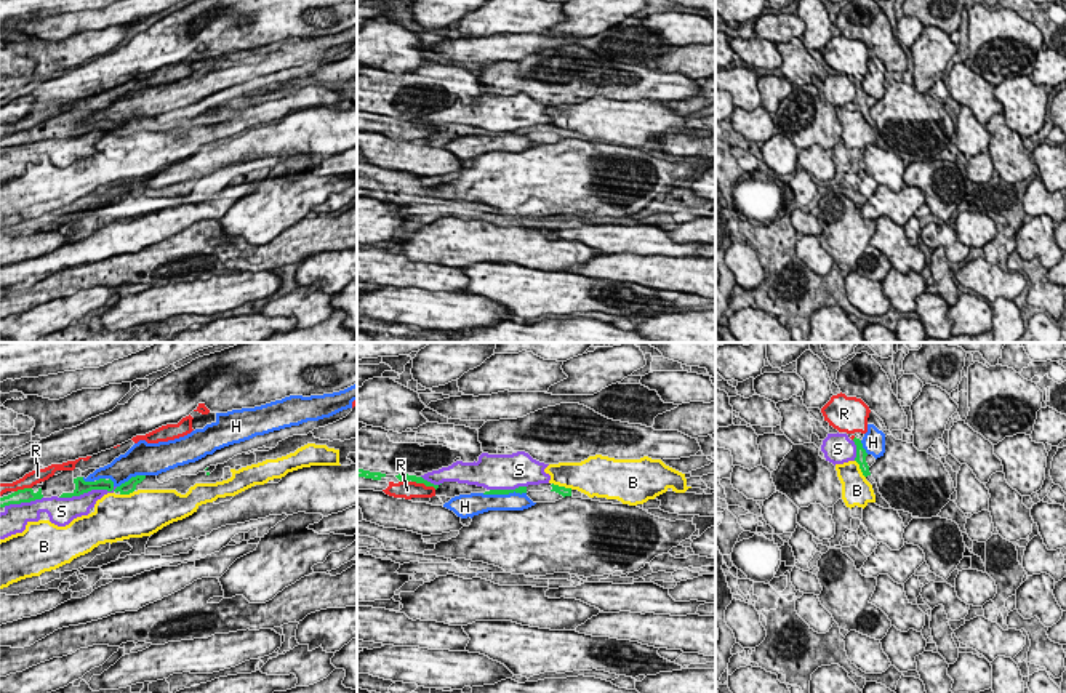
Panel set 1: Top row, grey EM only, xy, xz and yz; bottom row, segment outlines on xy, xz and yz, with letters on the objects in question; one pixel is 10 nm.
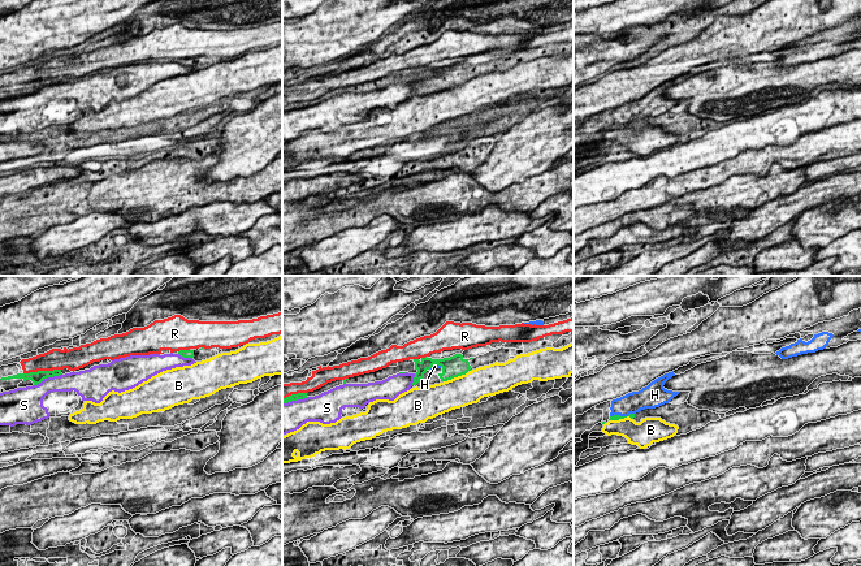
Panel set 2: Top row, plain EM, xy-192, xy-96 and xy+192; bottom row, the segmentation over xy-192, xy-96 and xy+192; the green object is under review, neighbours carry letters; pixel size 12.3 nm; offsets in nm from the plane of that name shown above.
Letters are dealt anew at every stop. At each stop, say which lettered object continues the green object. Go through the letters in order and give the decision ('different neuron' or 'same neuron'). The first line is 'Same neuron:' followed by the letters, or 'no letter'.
Same neuron: R
B: different neuron
H: different neuron
R: same neuron
S: different neuron

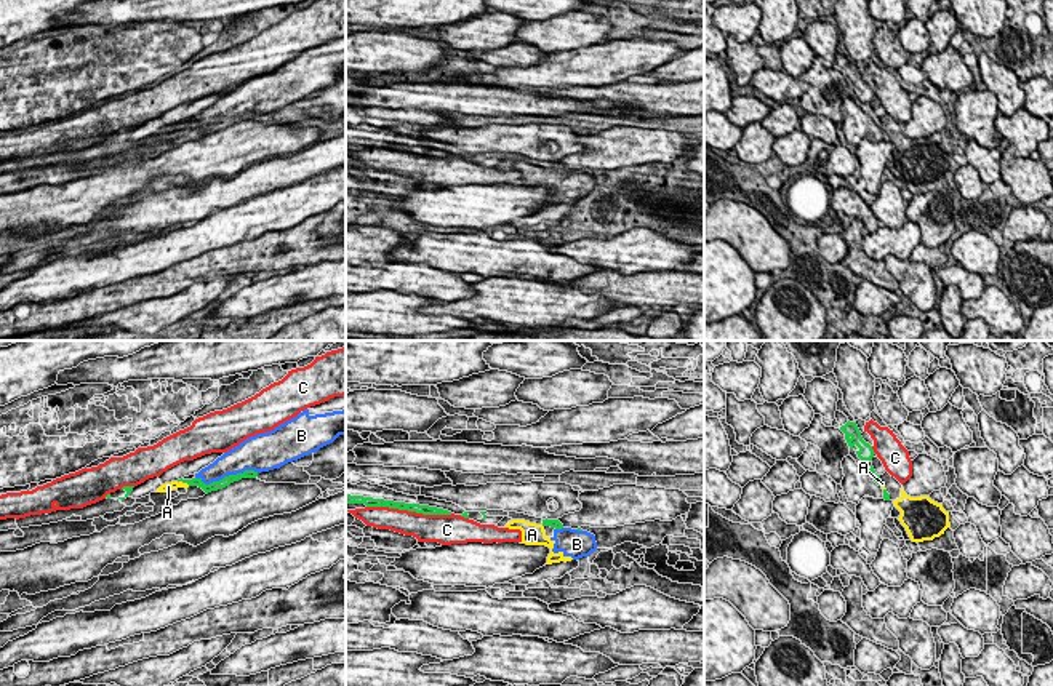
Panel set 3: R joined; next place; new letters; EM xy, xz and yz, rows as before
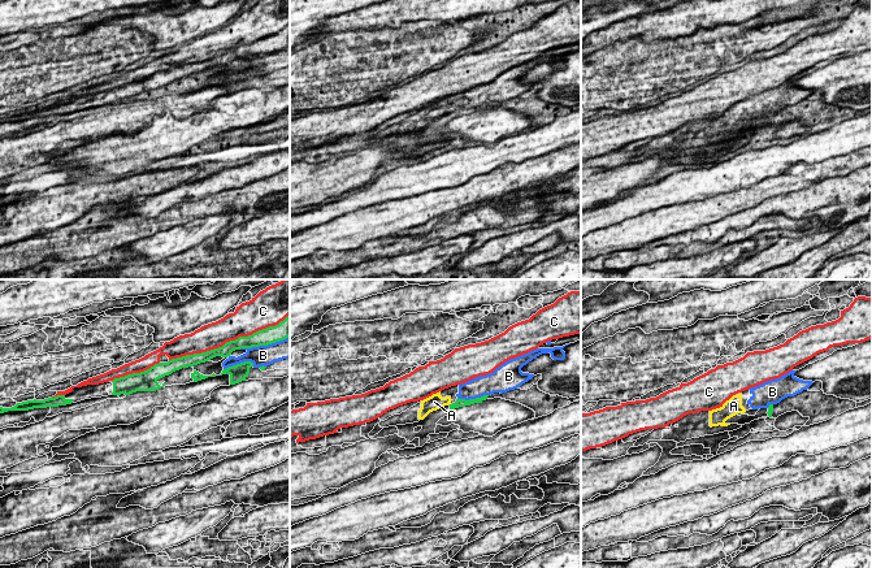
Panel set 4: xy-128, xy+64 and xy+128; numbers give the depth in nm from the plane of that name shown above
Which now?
Same neuron: no letter
A: different neuron
B: different neuron
C: different neuron

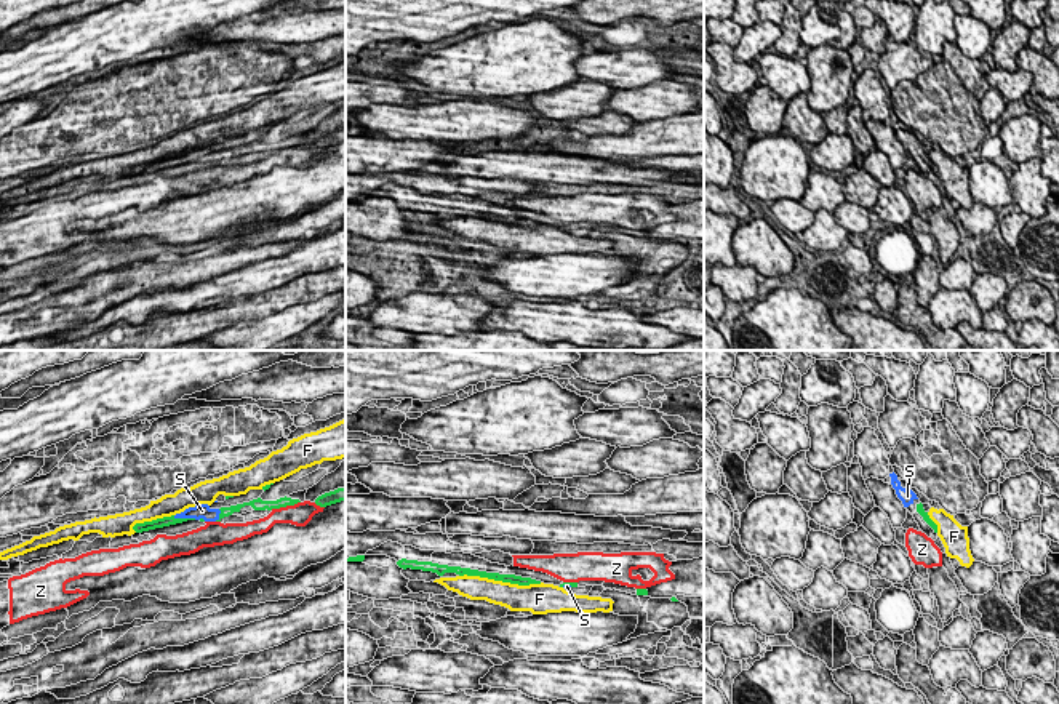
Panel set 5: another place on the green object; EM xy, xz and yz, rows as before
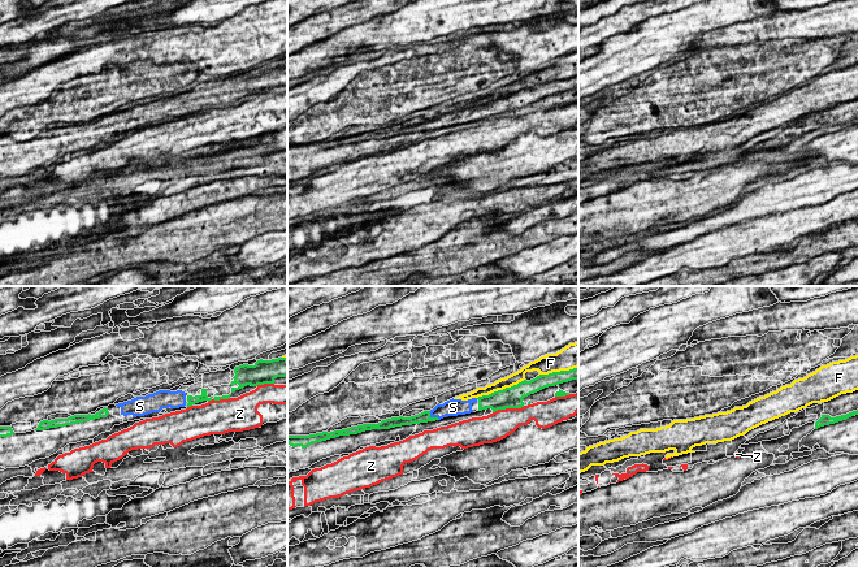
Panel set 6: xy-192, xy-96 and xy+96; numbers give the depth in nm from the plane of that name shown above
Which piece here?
Same neuron: S
F: different neuron
S: same neuron
Z: different neuron

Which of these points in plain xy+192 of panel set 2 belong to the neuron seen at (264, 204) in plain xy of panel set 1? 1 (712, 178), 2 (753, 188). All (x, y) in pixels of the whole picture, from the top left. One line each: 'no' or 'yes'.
1: no
2: yes

